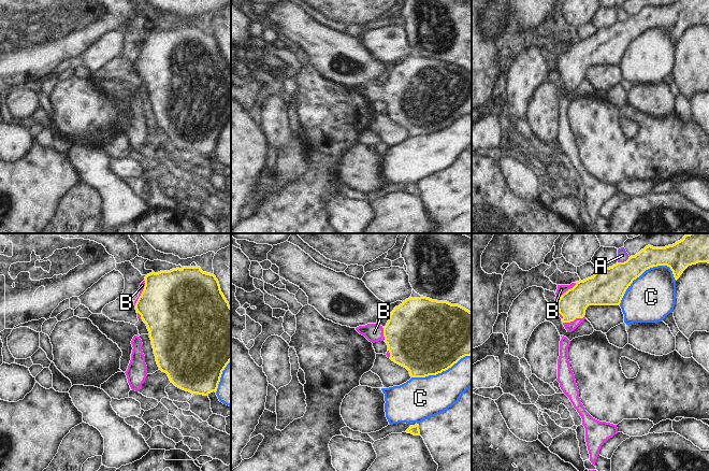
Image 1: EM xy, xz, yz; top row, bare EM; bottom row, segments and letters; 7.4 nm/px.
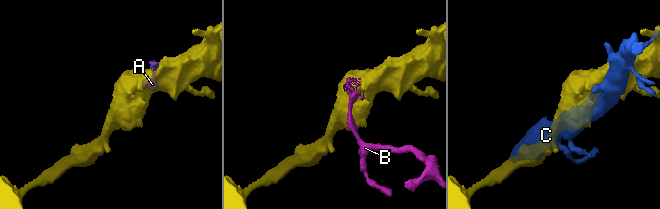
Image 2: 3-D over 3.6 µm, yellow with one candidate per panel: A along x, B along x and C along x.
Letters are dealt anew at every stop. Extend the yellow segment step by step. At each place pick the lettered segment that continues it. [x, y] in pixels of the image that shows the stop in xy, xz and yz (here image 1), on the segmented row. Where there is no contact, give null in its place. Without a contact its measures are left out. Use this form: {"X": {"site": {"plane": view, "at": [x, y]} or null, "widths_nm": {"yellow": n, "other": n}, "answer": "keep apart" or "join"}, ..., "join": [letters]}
{"A": {"site": {"plane": "yz", "at": [624, 261]}, "widths_nm": {"yellow": 280, "other": 80}, "answer": "keep apart"}, "B": {"site": {"plane": "yz", "at": [564, 293]}, "widths_nm": {"yellow": 220, "other": 70}, "answer": "join"}, "C": {"site": {"plane": "yz", "at": [640, 274]}, "widths_nm": {"yellow": 260, "other": 360}, "answer": "keep apart"}, "join": ["B"]}

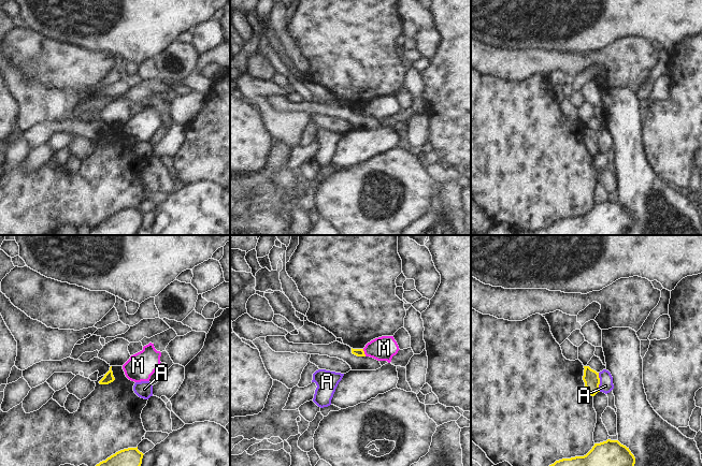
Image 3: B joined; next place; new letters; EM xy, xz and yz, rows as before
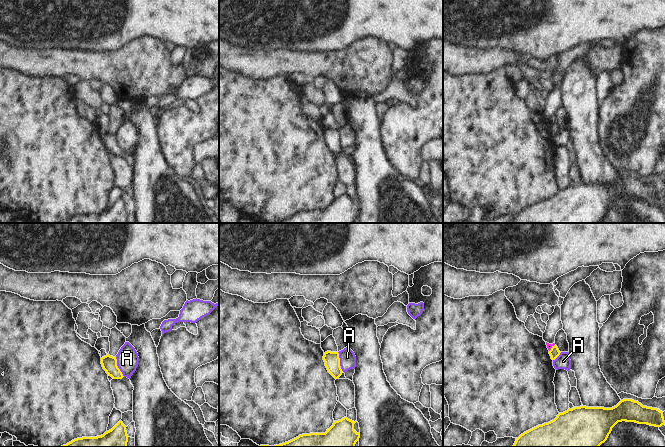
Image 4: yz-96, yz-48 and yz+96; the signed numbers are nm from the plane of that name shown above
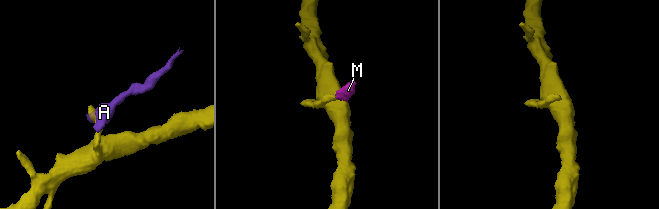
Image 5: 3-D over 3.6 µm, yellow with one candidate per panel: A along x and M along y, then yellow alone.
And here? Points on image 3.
{"A": {"site": {"plane": "yz", "at": [599, 382]}, "widths_nm": {"yellow": 120, "other": 100}, "answer": "keep apart"}, "M": {"site": {"plane": "xz", "at": [363, 352]}, "widths_nm": {"yellow": 60, "other": 180}, "answer": "keep apart"}, "join": []}

